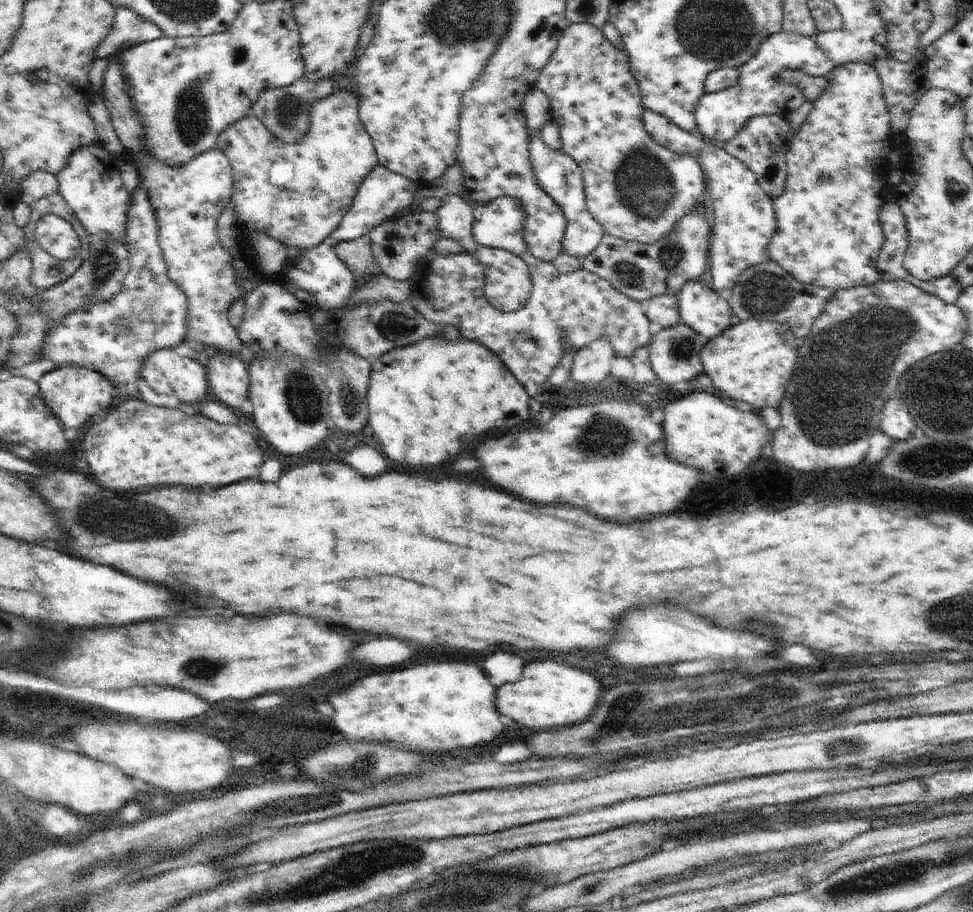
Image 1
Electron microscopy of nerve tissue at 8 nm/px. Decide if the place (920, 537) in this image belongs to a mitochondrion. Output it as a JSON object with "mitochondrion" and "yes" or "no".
{"mitochondrion":"no"}

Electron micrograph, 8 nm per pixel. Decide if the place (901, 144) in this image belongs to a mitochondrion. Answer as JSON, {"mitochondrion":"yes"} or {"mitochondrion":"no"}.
{"mitochondrion":"no"}

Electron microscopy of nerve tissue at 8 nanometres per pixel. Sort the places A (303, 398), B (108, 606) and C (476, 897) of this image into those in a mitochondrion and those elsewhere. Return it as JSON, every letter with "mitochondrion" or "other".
{"A":"mitochondrion","B":"other","C":"mitochondrion"}

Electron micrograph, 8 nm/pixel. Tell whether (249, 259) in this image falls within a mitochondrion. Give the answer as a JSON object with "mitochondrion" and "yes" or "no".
{"mitochondrion":"no"}

